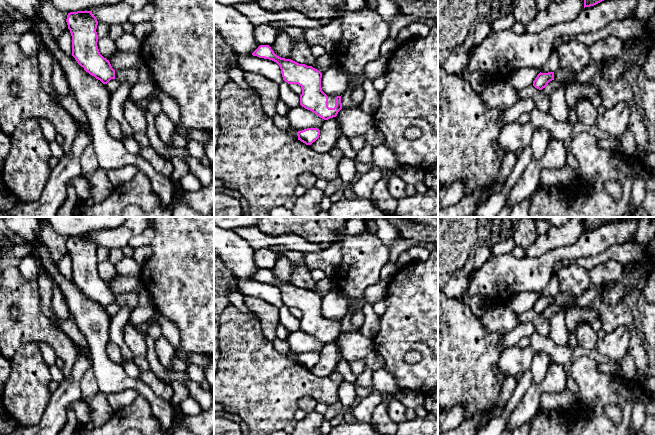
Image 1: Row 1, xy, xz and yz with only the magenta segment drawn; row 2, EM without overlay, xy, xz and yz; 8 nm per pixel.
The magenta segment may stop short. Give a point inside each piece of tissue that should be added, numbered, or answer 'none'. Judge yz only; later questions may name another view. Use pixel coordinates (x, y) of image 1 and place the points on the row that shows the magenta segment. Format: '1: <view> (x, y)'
none

